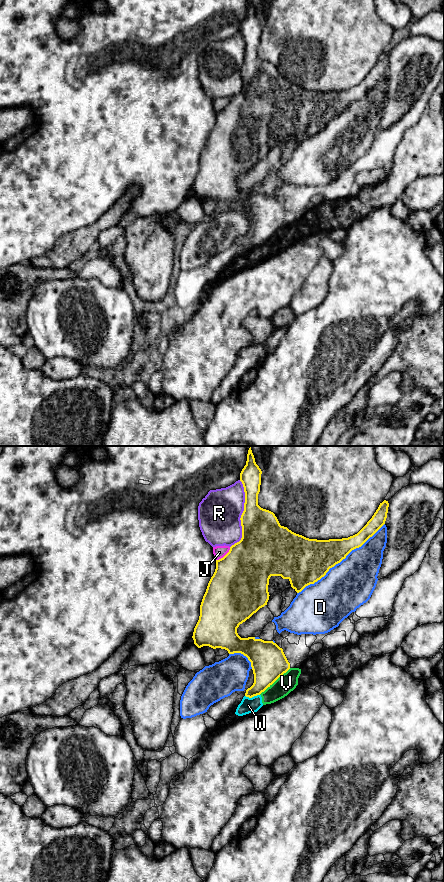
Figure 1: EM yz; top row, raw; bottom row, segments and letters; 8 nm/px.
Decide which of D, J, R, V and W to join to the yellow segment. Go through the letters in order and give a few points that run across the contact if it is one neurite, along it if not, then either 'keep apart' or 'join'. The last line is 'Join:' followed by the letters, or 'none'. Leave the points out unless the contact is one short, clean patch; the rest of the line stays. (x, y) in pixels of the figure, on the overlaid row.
D: keep apart
J: keep apart
R: keep apart
V: line yz (290, 668), (259, 694); keep apart
W: line yz (259, 694), (253, 697), (245, 696); keep apart
Join: none

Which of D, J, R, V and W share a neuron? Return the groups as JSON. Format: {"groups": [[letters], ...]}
{"groups": [["D"], ["J"], ["R"], ["V", "W"]]}

